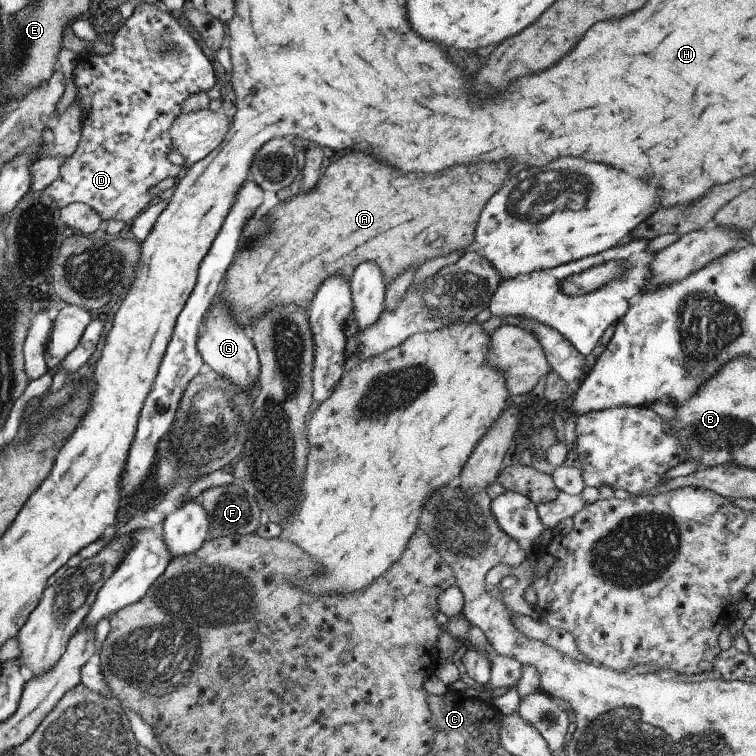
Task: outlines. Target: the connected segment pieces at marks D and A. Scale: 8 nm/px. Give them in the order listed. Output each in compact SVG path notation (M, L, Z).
M140 3L135 6L132 14L126 18L119 29L115 30L110 45L113 50L106 54L81 54L77 60L77 66L73 68L71 78L73 78L73 86L75 86L75 98L73 98L72 102L79 102L79 104L81 104L81 112L83 112L81 136L79 136L79 142L73 154L61 162L57 176L44 188L43 192L45 192L59 208L65 206L67 203L83 203L97 212L102 221L121 220L121 222L129 224L154 201L149 195L149 189L153 188L155 184L161 182L164 178L175 177L177 172L181 169L180 166L172 164L167 160L167 154L174 150L169 136L169 128L171 128L173 120L177 120L177 116L179 116L180 113L179 110L181 110L181 104L193 93L211 90L211 88L215 86L216 79L213 74L214 69L209 62L210 59L207 58L207 55L201 51L195 40L193 40L184 27L177 21L177 14L167 11L159 3Z
M347 152L327 166L321 180L317 182L317 188L305 194L299 192L291 200L281 201L268 210L263 218L269 218L269 234L261 238L255 248L234 253L218 291L219 300L229 306L235 322L240 323L242 318L246 318L247 322L252 323L271 306L307 302L325 276L341 272L345 278L349 278L353 268L363 260L377 264L387 288L390 281L407 268L419 268L419 264L423 264L425 260L465 250L474 241L474 228L481 208L485 206L489 196L493 196L493 192L501 188L507 168L509 166L505 162L497 162L453 166L431 176L403 176L391 166L371 160L365 152Z

